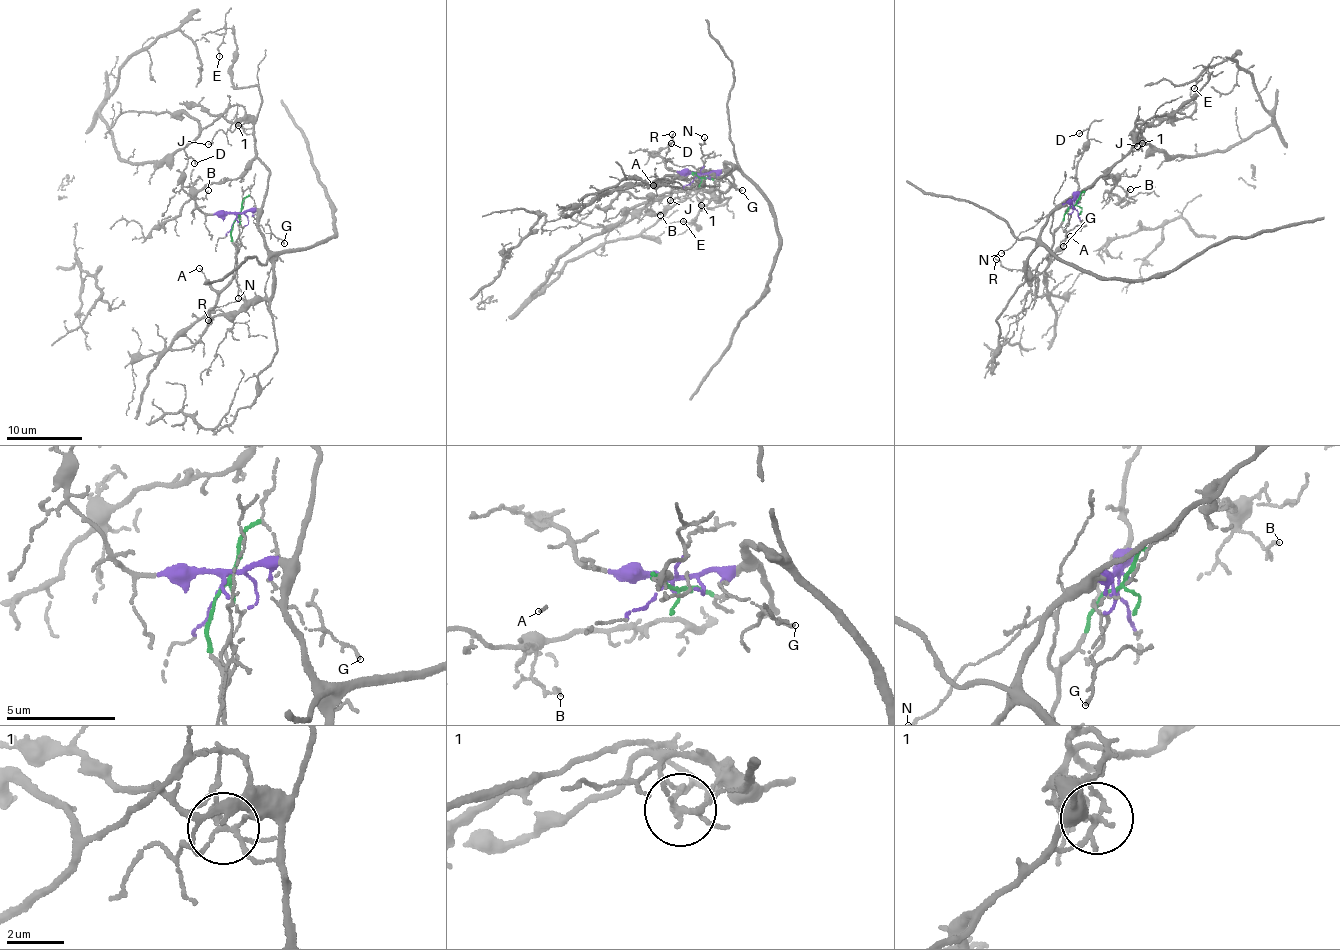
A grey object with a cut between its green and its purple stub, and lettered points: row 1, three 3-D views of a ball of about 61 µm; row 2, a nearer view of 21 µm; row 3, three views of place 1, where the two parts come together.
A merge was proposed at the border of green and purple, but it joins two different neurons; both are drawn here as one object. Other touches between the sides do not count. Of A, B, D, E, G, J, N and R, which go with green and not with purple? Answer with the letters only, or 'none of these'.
A, N

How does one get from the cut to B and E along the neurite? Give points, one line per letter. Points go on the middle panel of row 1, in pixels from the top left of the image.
B: (699, 177), (702, 173), (728, 171), (735, 185), (724, 191), (700, 188), (654, 196), (652, 211), (661, 214)
E: (699, 177), (728, 171), (735, 185), (717, 198), (730, 198), (724, 203), (703, 209), (700, 228), (683, 220)

